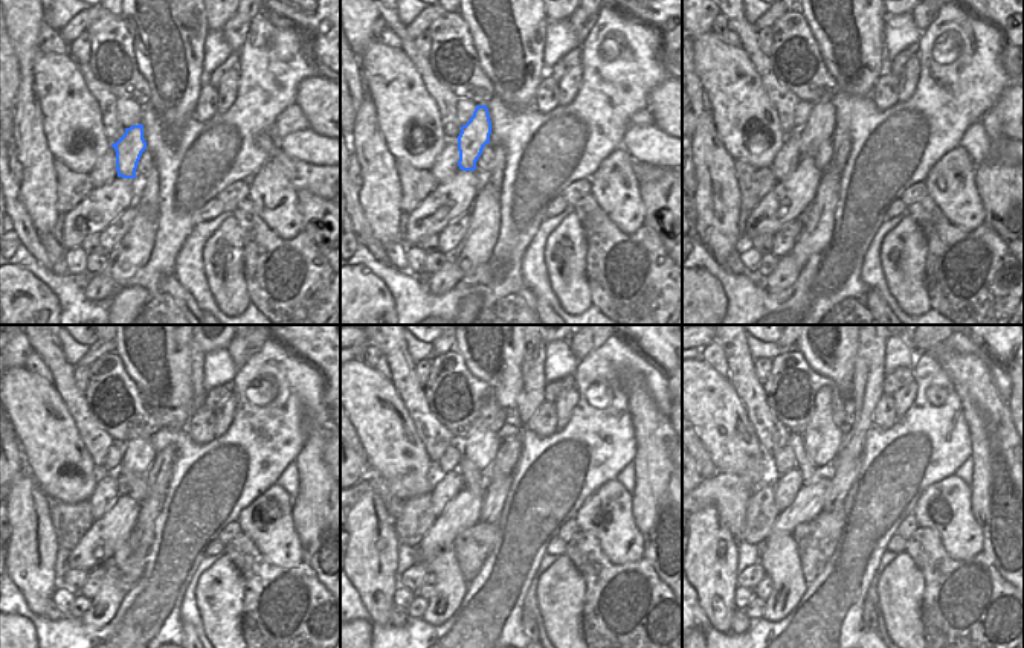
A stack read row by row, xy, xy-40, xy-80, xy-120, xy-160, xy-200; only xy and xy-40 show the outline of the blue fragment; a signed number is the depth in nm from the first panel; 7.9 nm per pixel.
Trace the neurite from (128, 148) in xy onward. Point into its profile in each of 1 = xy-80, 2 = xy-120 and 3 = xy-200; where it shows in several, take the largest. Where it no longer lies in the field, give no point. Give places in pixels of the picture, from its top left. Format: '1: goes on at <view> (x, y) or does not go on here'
1: goes on at xy-80 (821, 124)
2: goes on at xy-120 (139, 453)
3: goes on at xy-200 (821, 439)

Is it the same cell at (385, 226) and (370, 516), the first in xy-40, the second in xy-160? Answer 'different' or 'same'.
same

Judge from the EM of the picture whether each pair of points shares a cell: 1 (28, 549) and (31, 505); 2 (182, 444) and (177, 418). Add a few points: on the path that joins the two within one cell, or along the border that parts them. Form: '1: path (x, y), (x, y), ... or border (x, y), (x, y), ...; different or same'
1: path (31, 538), (31, 516); same
2: border (162, 427), (185, 430); different

